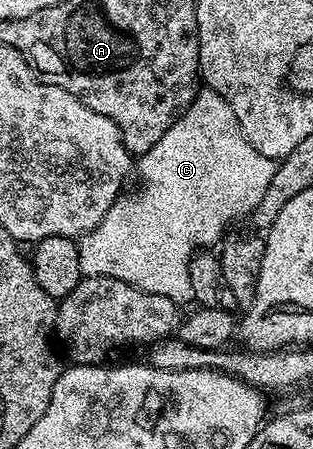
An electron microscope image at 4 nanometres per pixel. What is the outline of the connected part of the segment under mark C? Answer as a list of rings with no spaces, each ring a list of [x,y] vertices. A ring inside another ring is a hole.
[[[203,86],[172,129],[137,160],[136,175],[142,178],[142,188],[135,195],[126,193],[119,197],[108,213],[104,213],[100,225],[77,240],[83,276],[112,277],[140,291],[168,297],[179,305],[190,303],[193,300],[188,275],[191,257],[199,249],[213,248],[213,243],[217,244],[231,230],[230,223],[250,216],[268,190],[275,166],[275,160],[264,157],[264,153],[256,153],[256,149],[248,145],[236,121],[236,113],[228,109],[228,101],[211,87]]]

